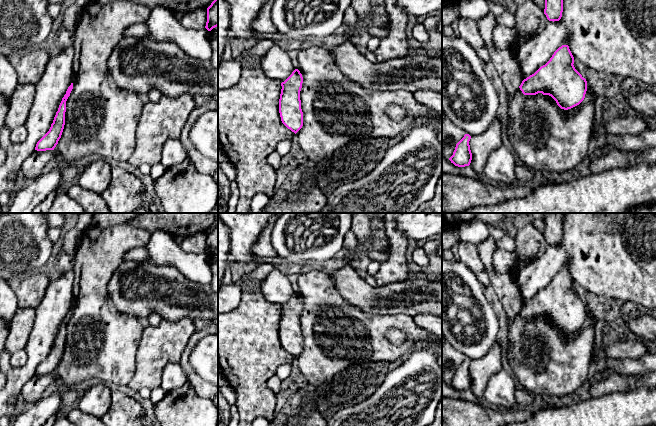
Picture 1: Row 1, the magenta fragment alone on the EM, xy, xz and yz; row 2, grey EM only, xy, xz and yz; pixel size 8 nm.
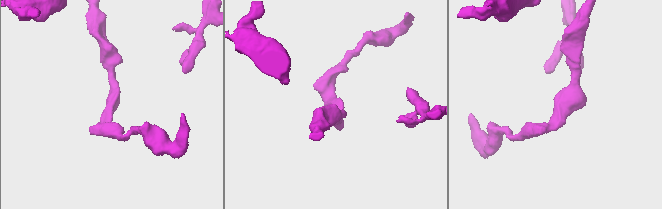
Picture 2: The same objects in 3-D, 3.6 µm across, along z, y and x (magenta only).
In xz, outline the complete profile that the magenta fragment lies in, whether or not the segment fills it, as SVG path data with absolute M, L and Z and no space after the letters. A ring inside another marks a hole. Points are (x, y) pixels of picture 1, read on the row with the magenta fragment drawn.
M290 50L288 55L292 60L295 70L281 83L282 89L279 99L279 113L282 123L295 134L303 126L303 112L301 109L300 91L303 77L298 70L297 55L299 50Z

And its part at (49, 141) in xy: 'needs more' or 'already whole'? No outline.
already whole

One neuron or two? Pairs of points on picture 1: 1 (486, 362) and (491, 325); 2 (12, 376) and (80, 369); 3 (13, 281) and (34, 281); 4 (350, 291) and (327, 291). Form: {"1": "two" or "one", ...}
{"1": "two", "2": "two", "3": "one", "4": "two"}

